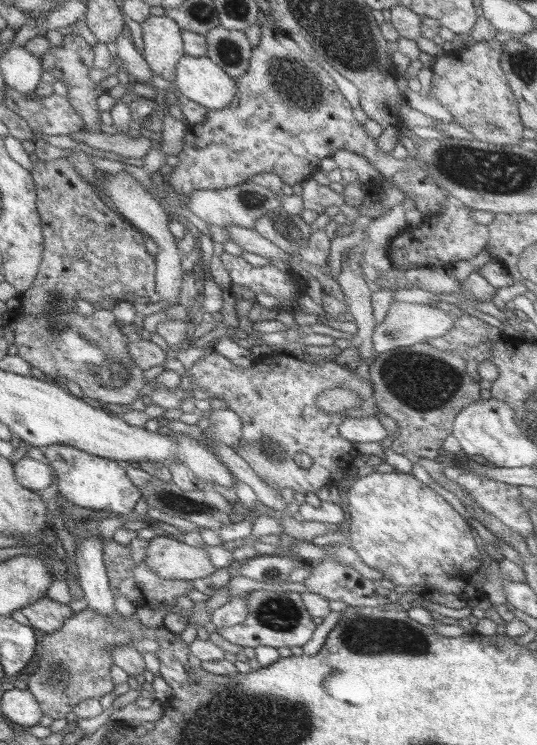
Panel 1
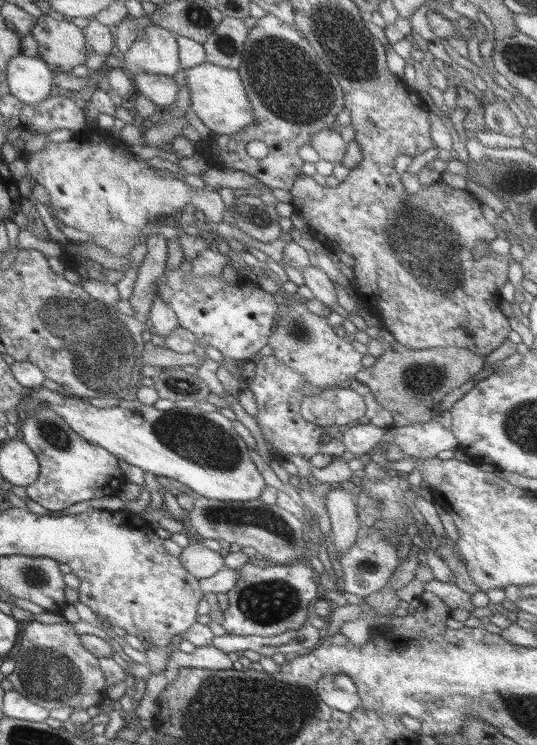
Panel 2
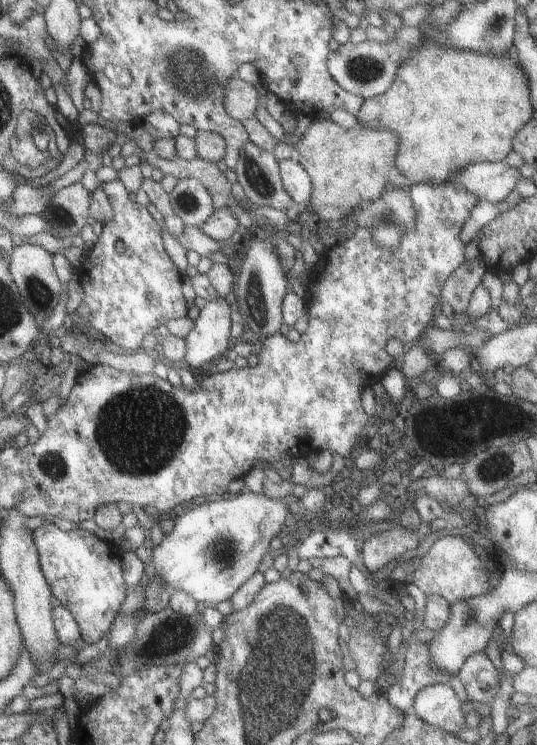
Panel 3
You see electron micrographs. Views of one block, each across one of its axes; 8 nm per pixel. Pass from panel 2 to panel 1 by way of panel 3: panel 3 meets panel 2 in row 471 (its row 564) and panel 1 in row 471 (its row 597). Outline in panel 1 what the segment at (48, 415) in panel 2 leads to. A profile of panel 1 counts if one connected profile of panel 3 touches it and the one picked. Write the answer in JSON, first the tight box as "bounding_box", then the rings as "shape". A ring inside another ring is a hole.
{"bounding_box":[42,445,142,513],"shape":[[[50,445],[42,449],[46,460],[58,476],[58,496],[80,508],[129,513],[142,499],[140,490],[116,461],[100,458],[68,445]]]}

